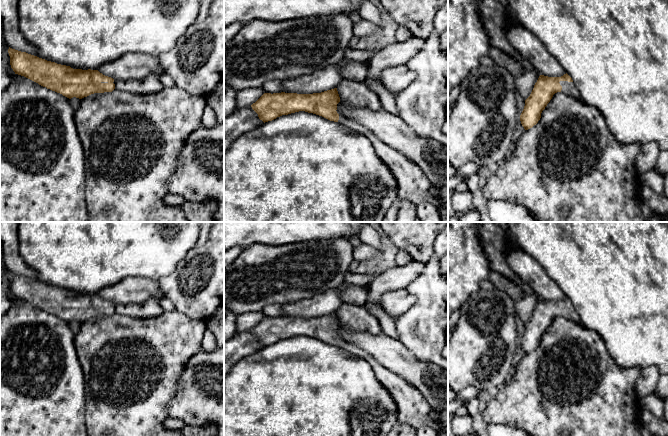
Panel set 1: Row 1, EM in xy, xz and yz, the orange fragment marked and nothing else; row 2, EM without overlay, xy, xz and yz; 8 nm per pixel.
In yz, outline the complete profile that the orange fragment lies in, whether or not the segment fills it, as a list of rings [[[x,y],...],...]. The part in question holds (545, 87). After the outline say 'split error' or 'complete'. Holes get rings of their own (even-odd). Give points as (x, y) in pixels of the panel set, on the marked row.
[[[567,73],[561,77],[540,75],[530,96],[525,100],[524,109],[520,115],[521,124],[525,130],[538,123],[542,111],[557,92],[581,99],[578,88]]]; split error

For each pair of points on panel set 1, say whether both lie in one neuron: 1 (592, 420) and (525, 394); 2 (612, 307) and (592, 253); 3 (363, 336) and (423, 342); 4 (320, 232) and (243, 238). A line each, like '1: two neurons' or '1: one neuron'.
1: one neuron
2: one neuron
3: two neurons
4: one neuron

